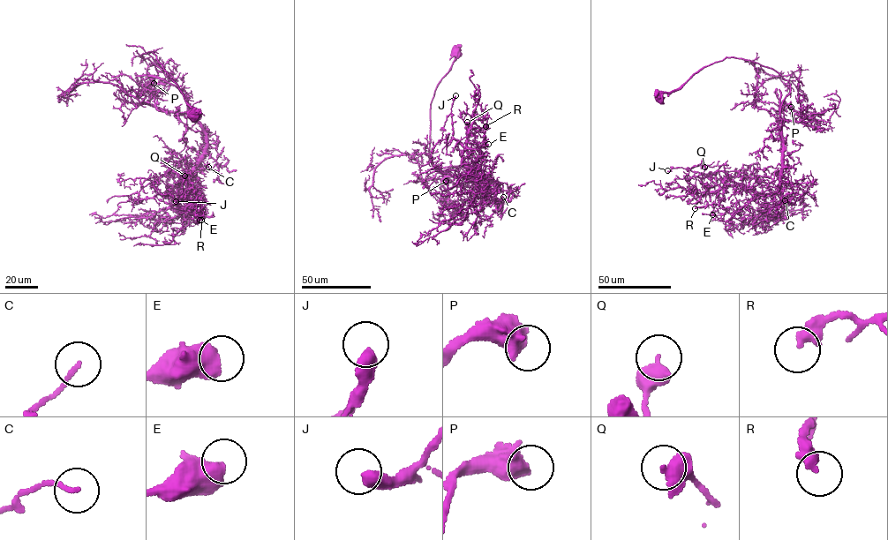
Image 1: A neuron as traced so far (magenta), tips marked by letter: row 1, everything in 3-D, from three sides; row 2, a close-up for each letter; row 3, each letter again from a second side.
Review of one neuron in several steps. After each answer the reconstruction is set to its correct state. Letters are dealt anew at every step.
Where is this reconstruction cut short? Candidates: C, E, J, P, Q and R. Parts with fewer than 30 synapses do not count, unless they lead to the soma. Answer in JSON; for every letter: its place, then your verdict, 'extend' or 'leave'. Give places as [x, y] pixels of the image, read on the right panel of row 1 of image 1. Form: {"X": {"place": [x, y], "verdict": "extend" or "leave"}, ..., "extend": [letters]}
{"C": {"place": [785, 200], "verdict": "leave"}, "E": {"place": [712, 214], "verdict": "leave"}, "J": {"place": [667, 170], "verdict": "leave"}, "P": {"place": [791, 107], "verdict": "leave"}, "Q": {"place": [704, 167], "verdict": "leave"}, "R": {"place": [695, 208], "verdict": "leave"}, "extend": []}

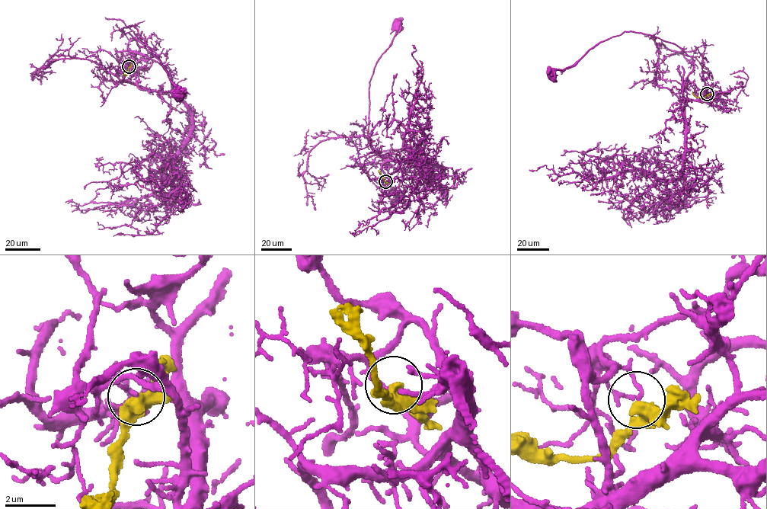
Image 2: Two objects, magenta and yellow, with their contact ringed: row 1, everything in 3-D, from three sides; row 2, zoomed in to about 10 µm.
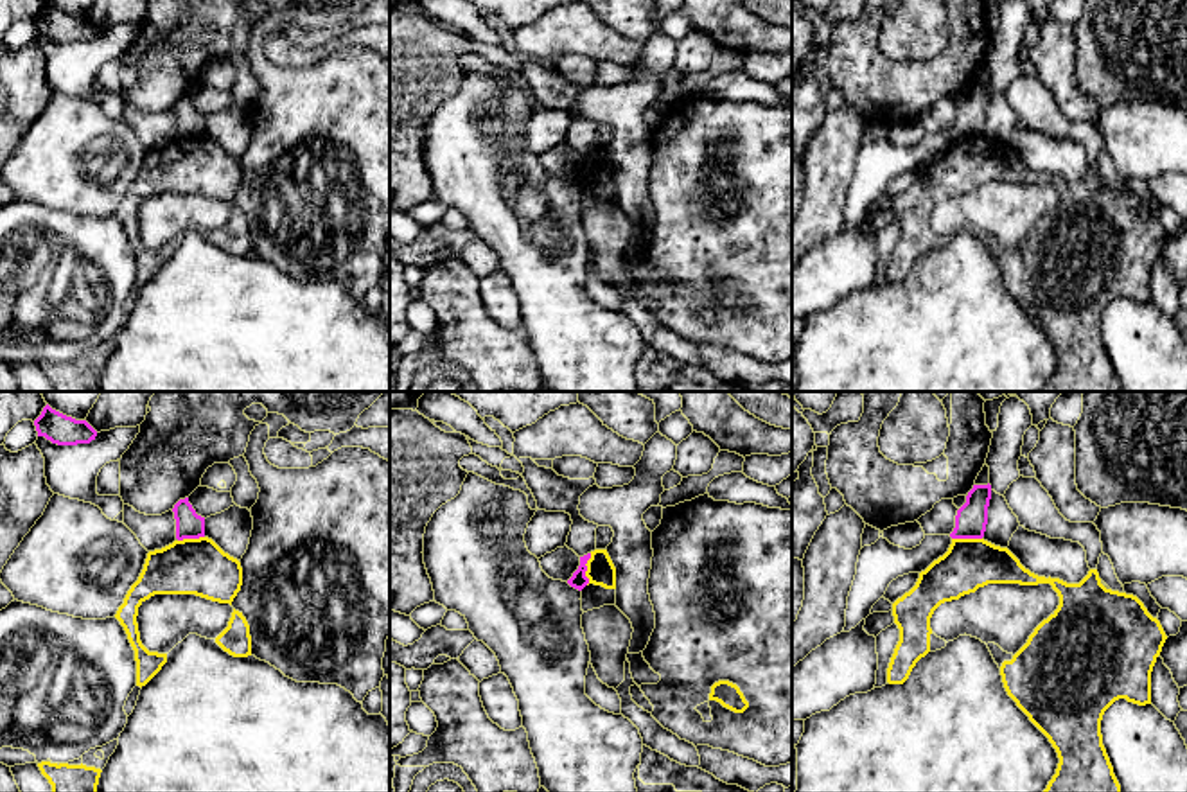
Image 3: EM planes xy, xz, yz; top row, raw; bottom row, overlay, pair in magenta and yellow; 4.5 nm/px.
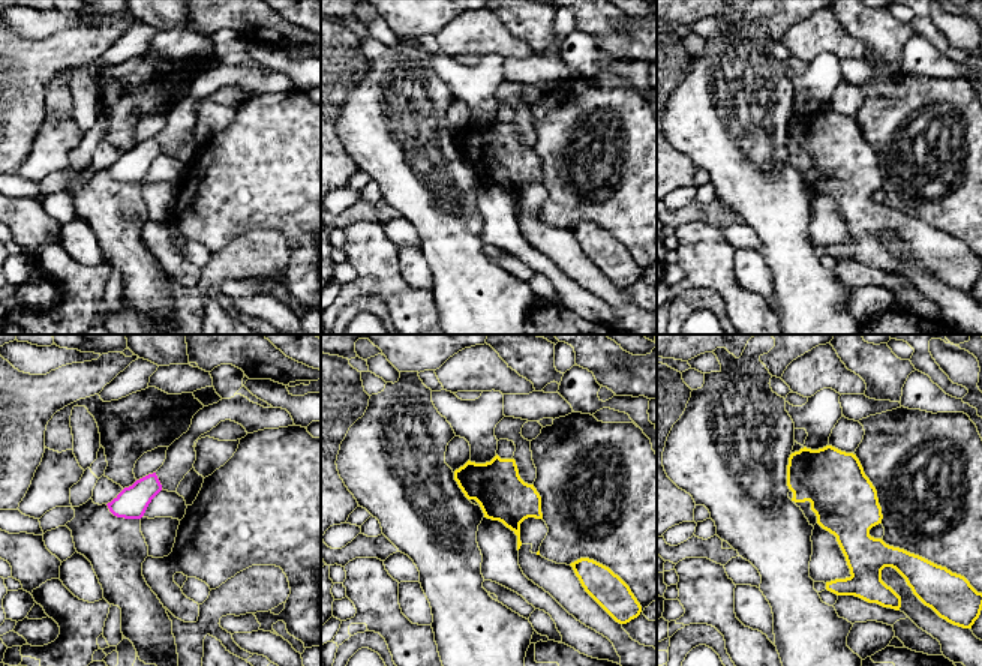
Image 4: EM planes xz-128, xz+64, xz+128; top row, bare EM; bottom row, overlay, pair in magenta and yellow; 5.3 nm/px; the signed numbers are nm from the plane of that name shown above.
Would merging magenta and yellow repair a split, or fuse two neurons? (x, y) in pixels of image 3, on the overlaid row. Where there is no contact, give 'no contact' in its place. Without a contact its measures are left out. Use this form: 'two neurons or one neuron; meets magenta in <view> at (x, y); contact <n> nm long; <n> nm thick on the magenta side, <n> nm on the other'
two neurons; meets magenta in xz at (586, 570); contact 150 nm long; 80 nm thick on the magenta side, 130 nm on the other

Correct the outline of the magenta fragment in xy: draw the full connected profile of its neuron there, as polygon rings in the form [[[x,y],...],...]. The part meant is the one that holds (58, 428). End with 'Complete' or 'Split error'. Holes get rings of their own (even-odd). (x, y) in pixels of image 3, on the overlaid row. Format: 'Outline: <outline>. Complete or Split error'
Outline: [[[48,404],[34,420],[34,426],[38,436],[45,436],[57,445],[90,444],[97,436],[97,431],[86,420],[66,417],[52,409]]]. Complete

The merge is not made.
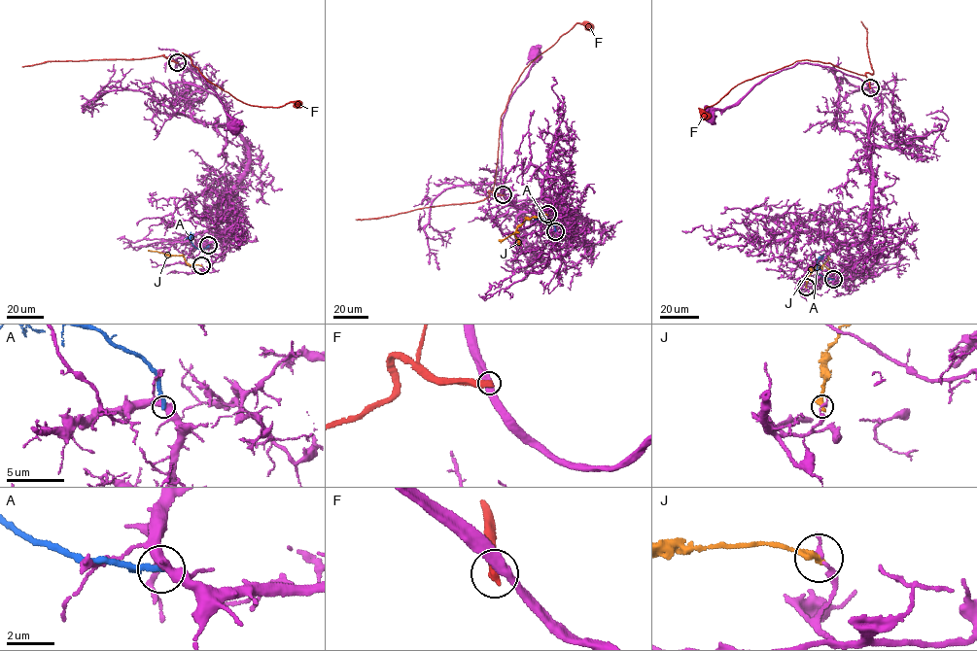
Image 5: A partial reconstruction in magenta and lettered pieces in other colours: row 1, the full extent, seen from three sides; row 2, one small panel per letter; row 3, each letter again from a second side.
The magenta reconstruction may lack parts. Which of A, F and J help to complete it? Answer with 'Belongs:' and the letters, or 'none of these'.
Belongs: none of these

